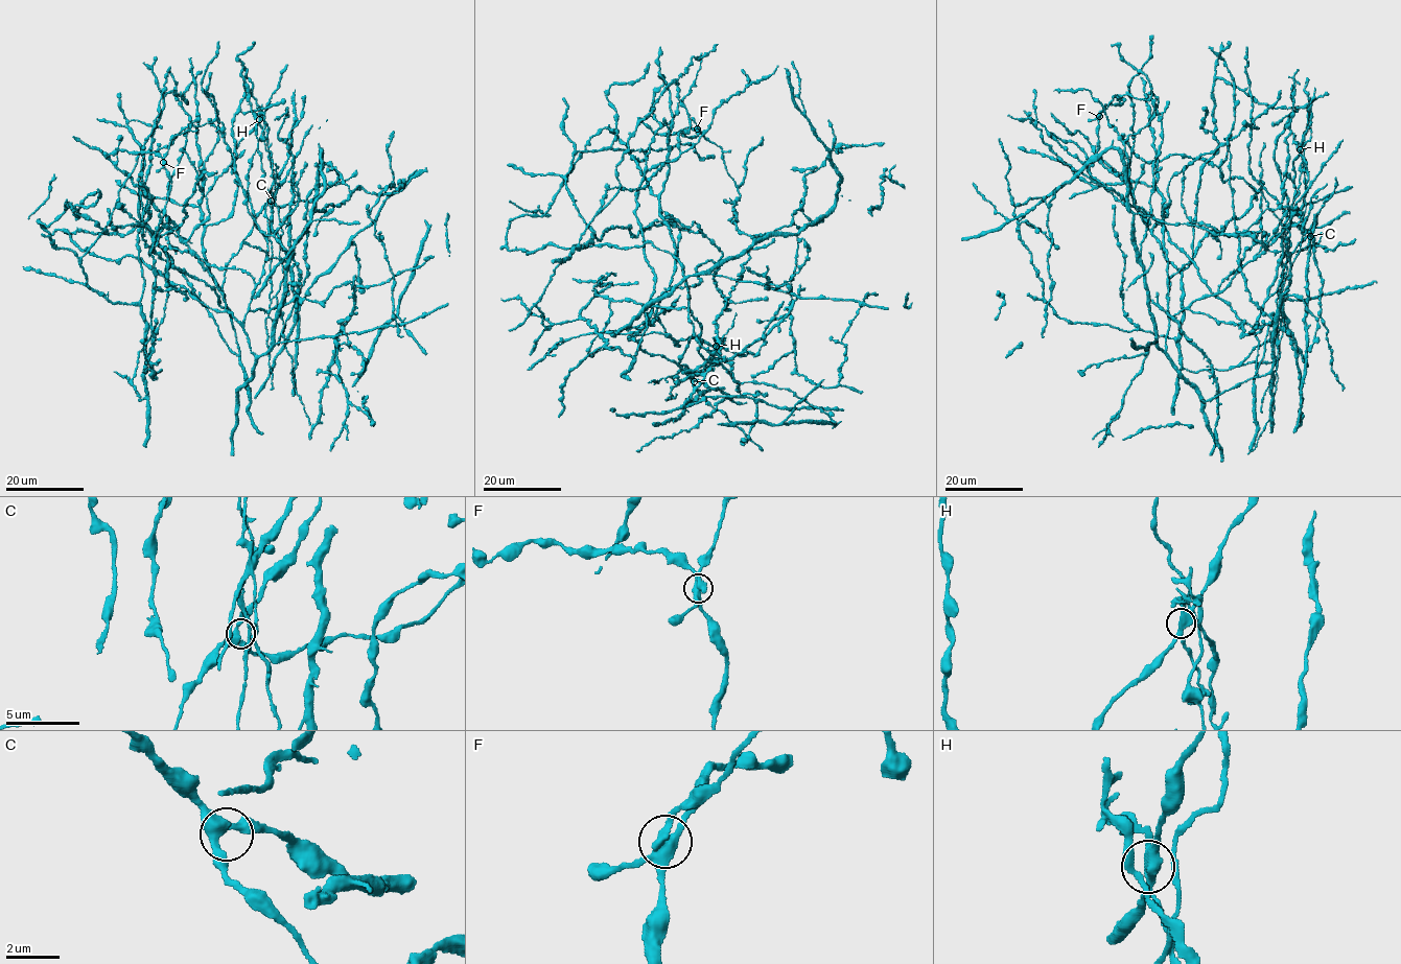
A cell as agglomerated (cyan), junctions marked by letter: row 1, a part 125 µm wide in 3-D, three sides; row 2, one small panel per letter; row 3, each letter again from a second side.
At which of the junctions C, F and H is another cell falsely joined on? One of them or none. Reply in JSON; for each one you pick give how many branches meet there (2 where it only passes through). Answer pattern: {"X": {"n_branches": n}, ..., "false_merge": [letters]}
{"H": {"n_branches": 4}, "false_merge": ["H"]}

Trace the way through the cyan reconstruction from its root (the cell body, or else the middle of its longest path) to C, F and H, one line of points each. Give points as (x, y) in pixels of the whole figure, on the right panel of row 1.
C: (1293, 195), (1293, 203), (1275, 234), (1281, 238), (1282, 260), (1267, 298), (1276, 290), (1291, 253), (1310, 236)
F: (1293, 195), (1275, 234), (1277, 277), (1258, 322), (1246, 325), (1164, 228), (1094, 180), (1099, 116)
H: (1293, 195), (1296, 171), (1292, 162), (1300, 149)

